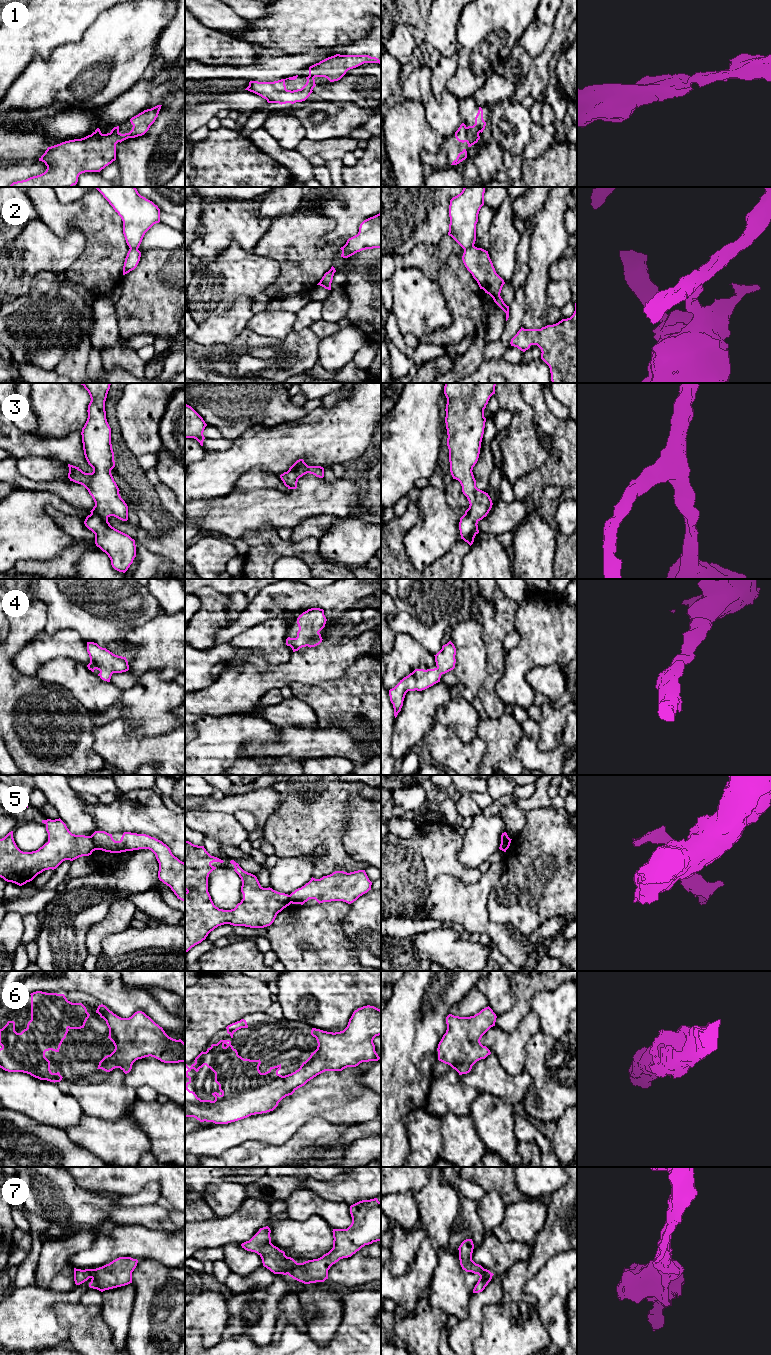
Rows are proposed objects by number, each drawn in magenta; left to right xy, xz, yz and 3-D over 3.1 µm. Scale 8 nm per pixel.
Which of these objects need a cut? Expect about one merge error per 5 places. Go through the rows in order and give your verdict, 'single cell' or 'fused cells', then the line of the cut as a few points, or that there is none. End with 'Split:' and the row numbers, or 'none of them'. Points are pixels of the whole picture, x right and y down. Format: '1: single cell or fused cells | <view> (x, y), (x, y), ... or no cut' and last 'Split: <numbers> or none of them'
1: single cell | no cut
2: fused cells | yz (473, 245), (464, 250)
3: single cell | no cut
4: single cell | no cut
5: fused cells | xy (90, 836), (96, 849)
6: single cell | no cut
7: single cell | no cut
Split: 2, 5

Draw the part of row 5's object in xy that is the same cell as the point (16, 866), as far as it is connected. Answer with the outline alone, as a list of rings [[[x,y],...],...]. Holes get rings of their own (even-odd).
[[[60,818],[42,820],[42,823],[46,825],[48,842],[36,851],[21,851],[14,841],[13,831],[0,839],[0,877],[5,881],[22,886],[43,871],[56,869],[65,860],[73,861],[82,856],[89,856],[96,850],[91,836],[72,834]]]

